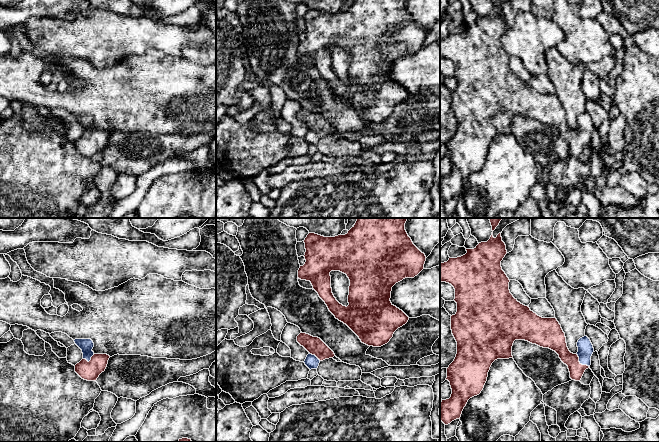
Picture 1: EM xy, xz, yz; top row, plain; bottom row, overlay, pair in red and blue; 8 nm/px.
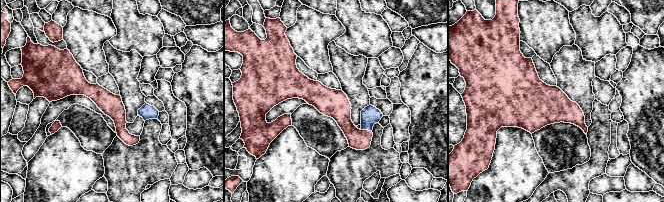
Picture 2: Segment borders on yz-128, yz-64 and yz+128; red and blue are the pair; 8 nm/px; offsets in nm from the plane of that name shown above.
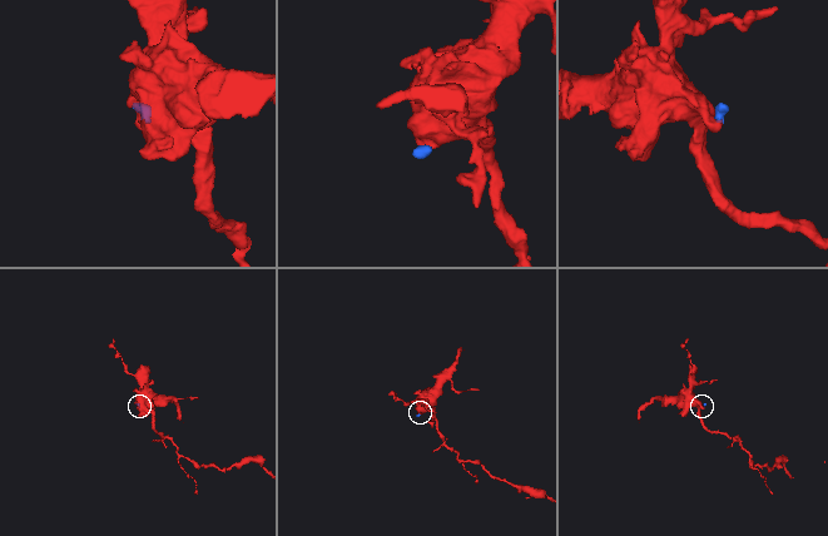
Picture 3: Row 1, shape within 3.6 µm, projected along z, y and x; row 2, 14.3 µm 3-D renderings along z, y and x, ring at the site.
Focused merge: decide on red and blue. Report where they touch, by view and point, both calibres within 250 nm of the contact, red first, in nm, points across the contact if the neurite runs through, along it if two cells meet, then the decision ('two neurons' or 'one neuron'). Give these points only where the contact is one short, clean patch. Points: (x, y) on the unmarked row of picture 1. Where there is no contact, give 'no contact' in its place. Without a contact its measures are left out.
contact yz (581, 140); calibres 130 and 130 nm; way yz (558, 119), (573, 137), (581, 140), (585, 124); one neuron

